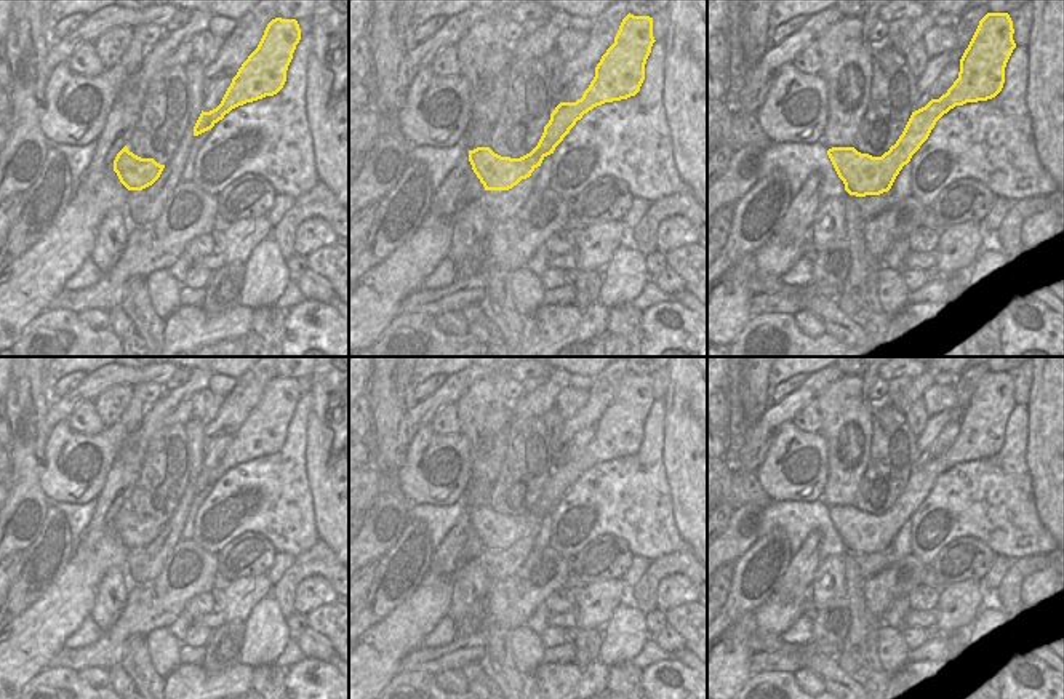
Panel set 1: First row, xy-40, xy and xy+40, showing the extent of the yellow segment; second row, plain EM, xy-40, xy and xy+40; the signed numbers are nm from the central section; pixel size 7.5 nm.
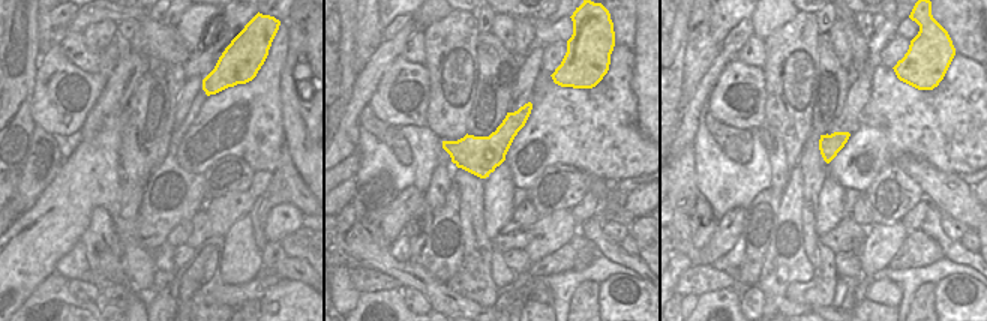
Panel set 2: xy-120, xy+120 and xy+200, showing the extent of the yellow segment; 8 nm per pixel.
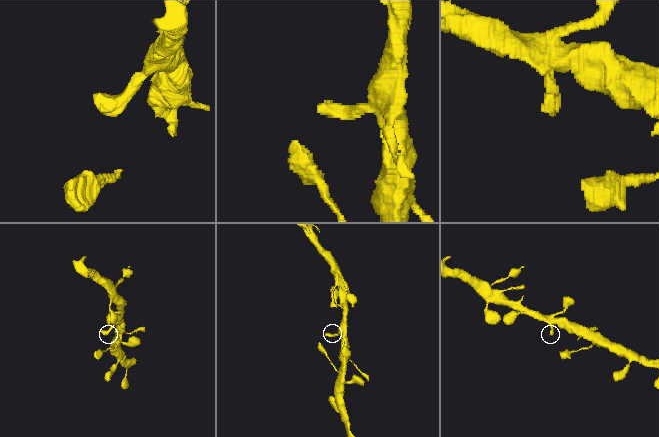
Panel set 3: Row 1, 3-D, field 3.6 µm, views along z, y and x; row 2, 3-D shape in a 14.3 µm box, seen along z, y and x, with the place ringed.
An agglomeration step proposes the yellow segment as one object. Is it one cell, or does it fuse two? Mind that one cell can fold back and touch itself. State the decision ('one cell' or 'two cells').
one cell

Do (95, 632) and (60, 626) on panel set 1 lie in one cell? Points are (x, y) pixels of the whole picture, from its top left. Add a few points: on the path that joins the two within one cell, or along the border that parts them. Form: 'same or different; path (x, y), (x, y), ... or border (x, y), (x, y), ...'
different; border (90, 615), (63, 647)

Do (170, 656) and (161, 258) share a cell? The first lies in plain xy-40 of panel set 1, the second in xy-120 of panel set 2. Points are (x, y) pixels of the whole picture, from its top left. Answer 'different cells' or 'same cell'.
different cells

